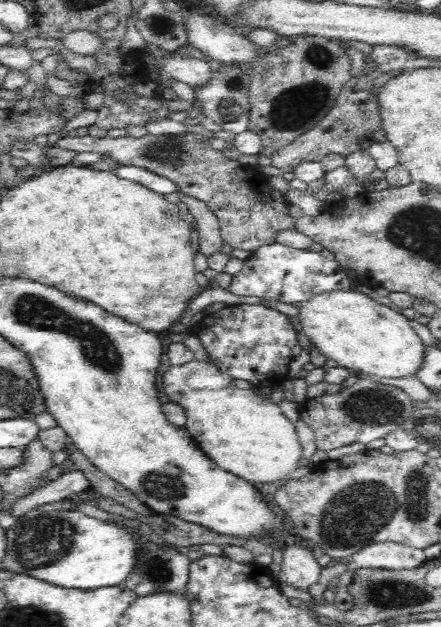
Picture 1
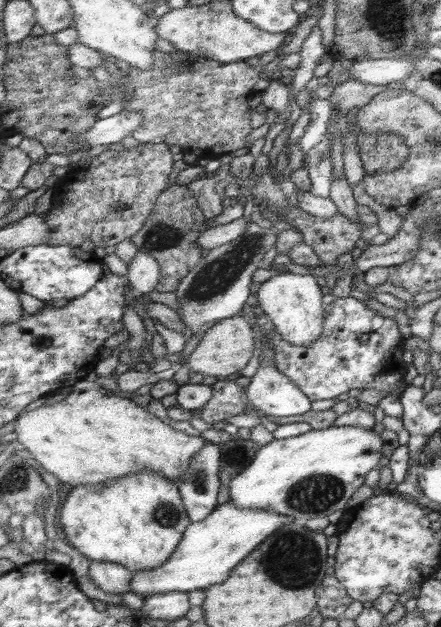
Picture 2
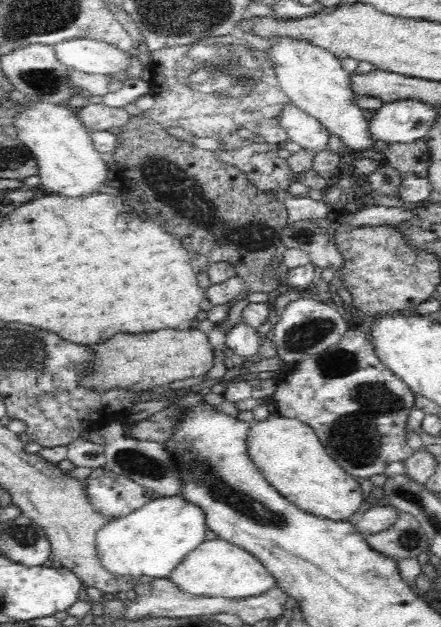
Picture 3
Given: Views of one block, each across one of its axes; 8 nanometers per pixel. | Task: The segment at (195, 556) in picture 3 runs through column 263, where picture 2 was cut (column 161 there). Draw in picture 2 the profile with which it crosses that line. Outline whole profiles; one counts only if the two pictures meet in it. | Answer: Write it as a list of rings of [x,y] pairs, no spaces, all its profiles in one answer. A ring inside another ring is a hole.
[[[230,501],[218,504],[205,520],[192,520],[179,542],[178,549],[166,565],[135,573],[135,578],[130,583],[131,592],[146,598],[154,594],[189,593],[220,585],[227,581],[232,570],[256,546],[292,521],[294,519],[288,517],[288,514],[276,514],[272,510],[242,510],[240,506],[236,506],[236,502]]]

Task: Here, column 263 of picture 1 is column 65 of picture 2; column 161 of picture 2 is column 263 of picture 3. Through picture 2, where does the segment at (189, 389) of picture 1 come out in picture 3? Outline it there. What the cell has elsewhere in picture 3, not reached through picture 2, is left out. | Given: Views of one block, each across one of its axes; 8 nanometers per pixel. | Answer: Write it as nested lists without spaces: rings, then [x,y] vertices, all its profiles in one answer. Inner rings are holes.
[[[270,414],[262,422],[252,420],[247,430],[250,460],[286,500],[319,518],[338,522],[353,520],[362,504],[362,489],[329,454],[312,427],[295,418]]]

